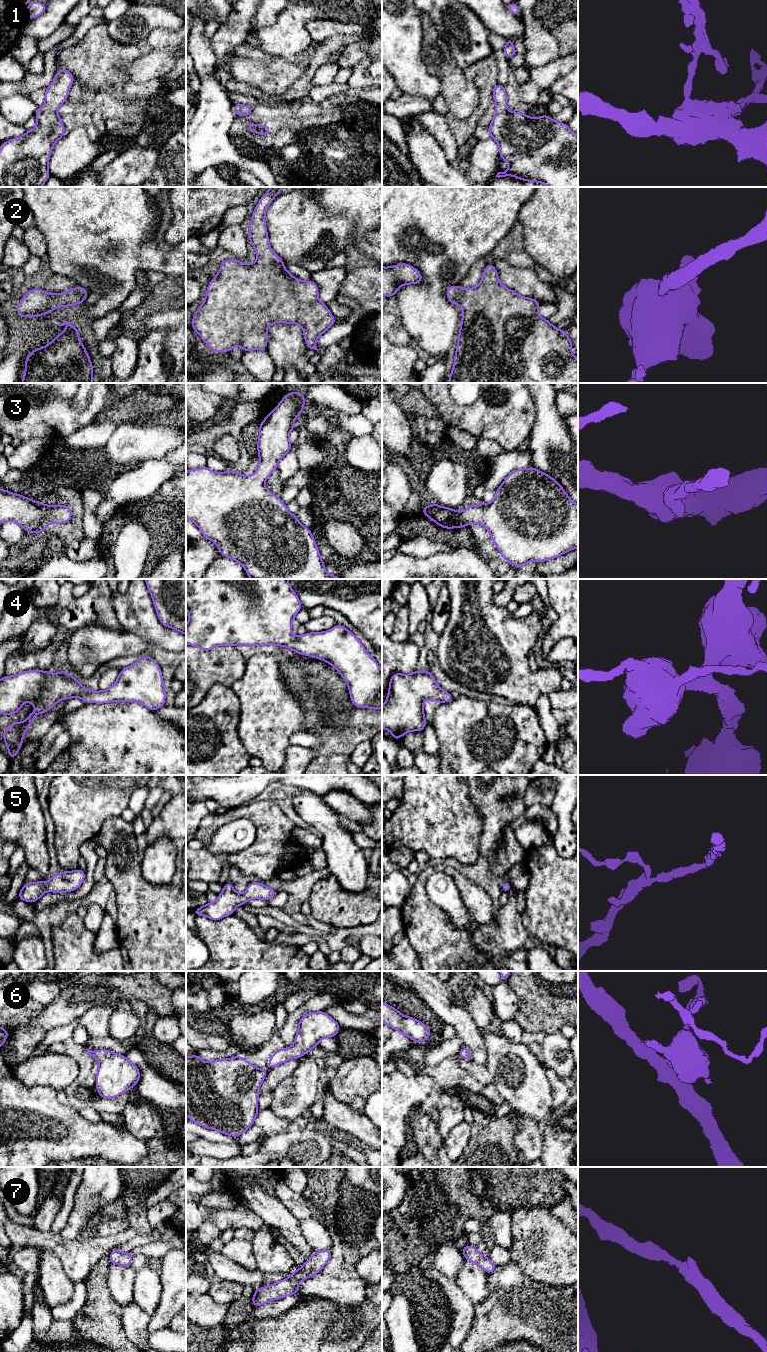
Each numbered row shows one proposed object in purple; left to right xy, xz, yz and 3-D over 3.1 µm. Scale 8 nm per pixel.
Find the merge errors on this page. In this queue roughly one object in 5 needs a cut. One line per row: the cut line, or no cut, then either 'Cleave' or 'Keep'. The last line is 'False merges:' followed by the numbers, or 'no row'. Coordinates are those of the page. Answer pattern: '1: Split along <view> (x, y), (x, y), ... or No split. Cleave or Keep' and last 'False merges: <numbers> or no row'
1: No split. Keep
2: No split. Keep
3: No split. Keep
4: No split. Keep
5: No split. Keep
6: No split. Keep
7: No split. Keep
False merges: no row

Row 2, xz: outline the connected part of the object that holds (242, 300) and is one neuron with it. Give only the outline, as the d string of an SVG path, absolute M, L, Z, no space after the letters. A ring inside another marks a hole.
M271 187L267 192L263 194L258 204L255 206L254 212L251 216L249 225L249 243L253 245L255 254L257 256L257 261L253 264L247 264L238 259L229 259L221 263L218 274L209 282L207 286L205 300L201 306L197 308L197 312L192 316L192 326L191 329L196 331L201 339L207 344L207 346L214 352L231 352L235 345L239 345L243 352L250 350L266 350L268 342L268 331L267 328L273 323L287 323L287 324L299 324L303 328L304 340L308 348L315 349L318 351L316 346L316 341L319 336L324 334L331 326L336 323L336 318L329 311L328 306L318 300L319 286L312 280L302 281L291 275L284 267L285 262L273 252L270 247L268 232L265 222L265 214L267 208L274 200L274 198L279 194L279 192L284 189L284 187Z

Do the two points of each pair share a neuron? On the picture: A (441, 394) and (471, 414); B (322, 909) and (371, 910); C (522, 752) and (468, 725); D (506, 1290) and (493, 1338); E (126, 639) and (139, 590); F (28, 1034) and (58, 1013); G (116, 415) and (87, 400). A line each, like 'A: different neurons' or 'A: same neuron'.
A: same neuron
B: same neuron
C: same neuron
D: same neuron
E: different neurons
F: same neuron
G: different neurons

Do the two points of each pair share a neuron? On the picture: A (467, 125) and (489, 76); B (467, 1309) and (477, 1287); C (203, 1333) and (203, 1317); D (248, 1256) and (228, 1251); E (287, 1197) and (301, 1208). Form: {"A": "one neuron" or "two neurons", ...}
{"A": "one neuron", "B": "two neurons", "C": "two neurons", "D": "one neuron", "E": "one neuron"}

